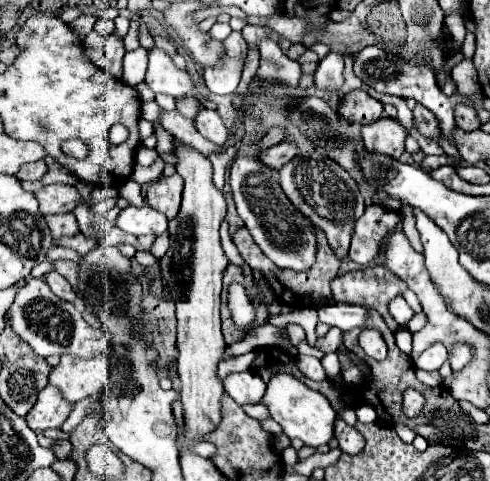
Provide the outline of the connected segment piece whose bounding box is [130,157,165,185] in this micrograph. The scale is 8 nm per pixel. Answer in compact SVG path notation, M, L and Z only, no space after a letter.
M160 157L150 167L143 167L135 163L130 179L141 185L157 180L162 174L164 166L165 162Z

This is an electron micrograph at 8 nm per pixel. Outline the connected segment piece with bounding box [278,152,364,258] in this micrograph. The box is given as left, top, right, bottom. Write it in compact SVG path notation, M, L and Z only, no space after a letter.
M314 152L310 156L294 156L278 170L278 176L280 176L280 186L284 194L290 198L290 202L306 218L310 218L314 226L326 232L328 244L330 248L334 248L336 256L346 258L350 238L354 232L354 222L364 212L364 198L352 176L344 168L340 168L338 162L330 160L322 152Z

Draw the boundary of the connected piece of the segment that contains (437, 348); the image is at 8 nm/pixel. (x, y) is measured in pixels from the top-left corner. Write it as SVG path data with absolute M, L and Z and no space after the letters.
M432 344L430 348L426 348L420 358L416 360L416 368L422 368L422 370L440 370L440 366L446 362L448 358L448 352L442 344Z

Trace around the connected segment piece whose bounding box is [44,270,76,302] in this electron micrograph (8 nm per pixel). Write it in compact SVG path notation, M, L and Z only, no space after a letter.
M56 270L48 272L48 274L44 276L44 280L46 280L46 284L50 286L50 290L52 290L58 298L68 300L68 302L74 302L74 300L76 300L76 292L74 292L74 288L72 288L72 286L68 284L68 280L62 278Z

